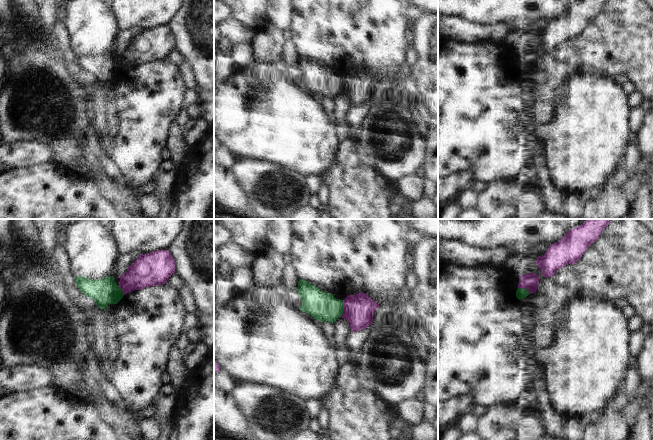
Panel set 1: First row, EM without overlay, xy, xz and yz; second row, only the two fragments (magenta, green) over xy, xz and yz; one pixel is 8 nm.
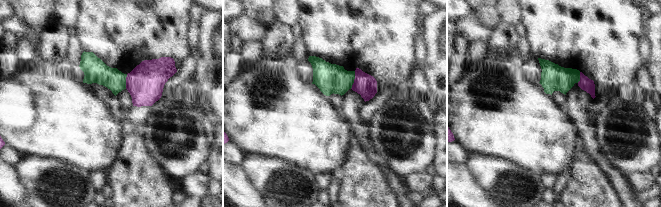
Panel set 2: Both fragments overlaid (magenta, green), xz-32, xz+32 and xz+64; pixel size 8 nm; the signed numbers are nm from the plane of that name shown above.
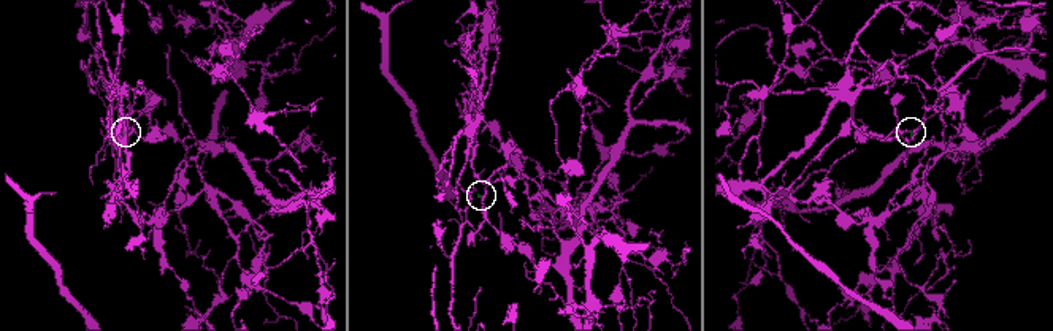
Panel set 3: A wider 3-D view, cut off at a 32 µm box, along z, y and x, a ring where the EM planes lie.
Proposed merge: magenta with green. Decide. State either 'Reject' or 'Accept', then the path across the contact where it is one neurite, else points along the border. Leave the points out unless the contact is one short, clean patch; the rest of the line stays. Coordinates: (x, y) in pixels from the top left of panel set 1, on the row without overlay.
Reject. Boundary: xz (344, 76), (340, 92)

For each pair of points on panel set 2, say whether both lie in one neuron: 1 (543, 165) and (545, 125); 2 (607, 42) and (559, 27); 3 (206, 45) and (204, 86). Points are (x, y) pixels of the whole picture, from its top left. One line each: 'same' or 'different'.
1: same
2: same
3: same

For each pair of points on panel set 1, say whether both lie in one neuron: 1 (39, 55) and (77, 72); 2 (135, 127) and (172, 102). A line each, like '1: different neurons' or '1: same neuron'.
1: different neurons
2: same neuron

